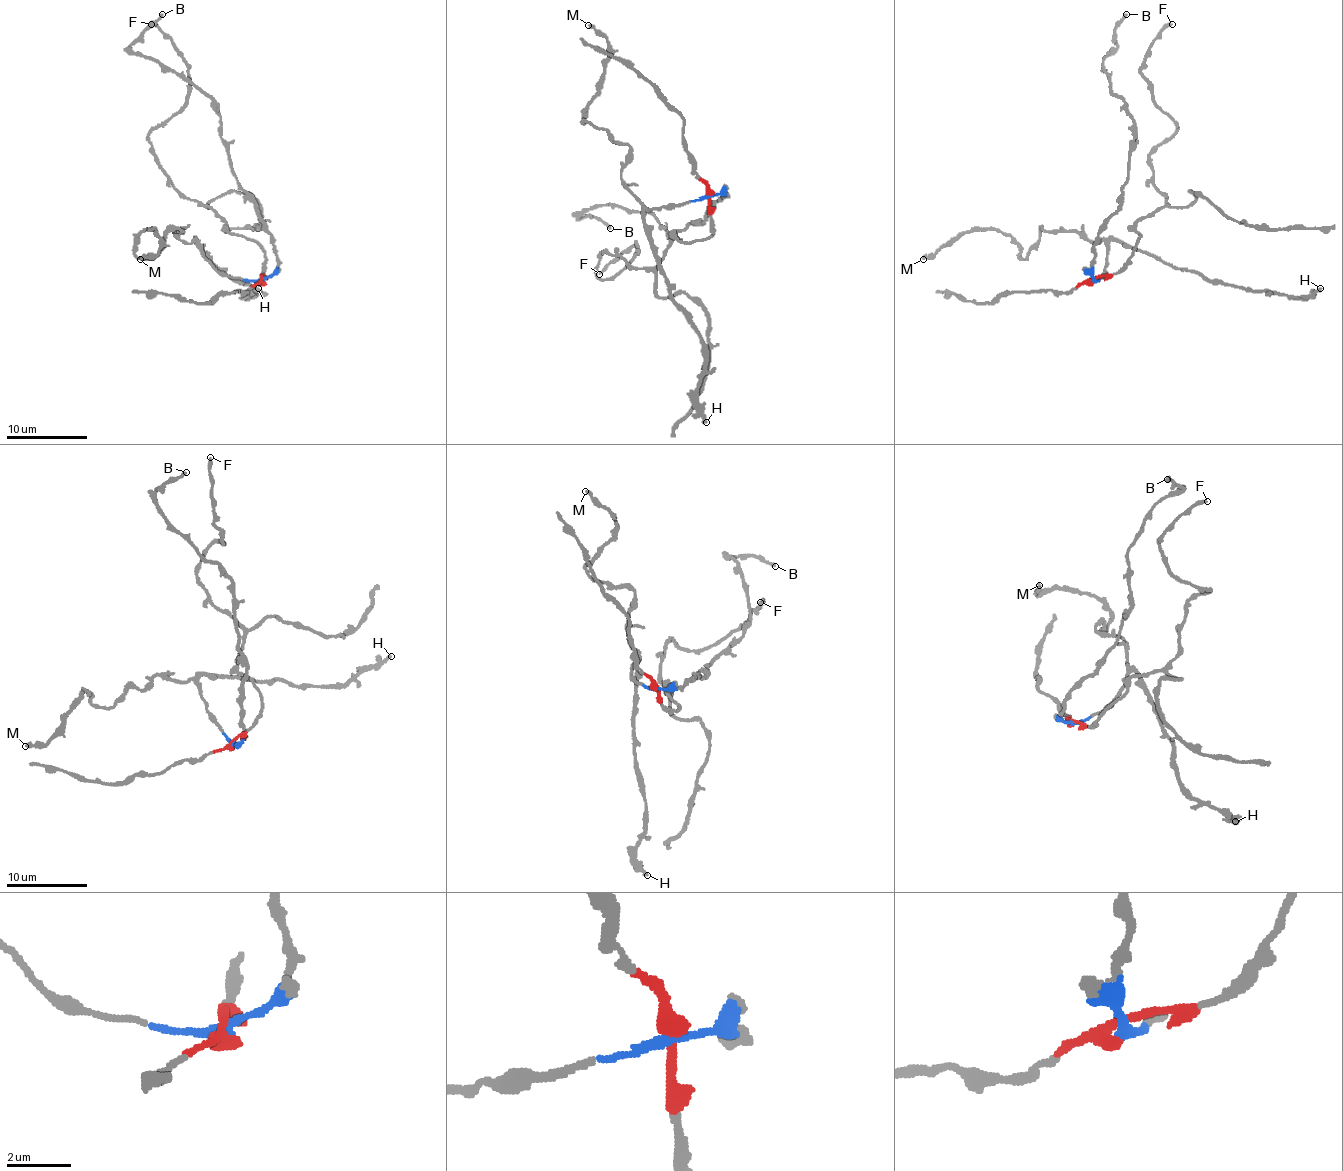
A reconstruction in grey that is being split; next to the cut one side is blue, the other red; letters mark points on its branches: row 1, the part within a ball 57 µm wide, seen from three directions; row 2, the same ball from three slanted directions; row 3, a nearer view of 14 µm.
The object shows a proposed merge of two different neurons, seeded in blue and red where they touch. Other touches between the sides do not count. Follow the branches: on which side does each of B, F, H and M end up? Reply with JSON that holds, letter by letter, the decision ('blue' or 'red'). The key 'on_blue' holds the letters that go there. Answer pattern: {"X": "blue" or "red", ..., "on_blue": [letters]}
{"B": "blue", "F": "red", "H": "blue", "M": "blue", "on_blue": ["B", "H", "M"]}

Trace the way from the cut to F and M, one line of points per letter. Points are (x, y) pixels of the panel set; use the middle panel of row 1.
F: (710, 195), (707, 237), (653, 267), (605, 251), (613, 279), (637, 255), (599, 273)
M: (710, 195), (647, 209), (621, 176), (627, 144), (582, 122), (607, 55), (607, 39), (589, 25)

